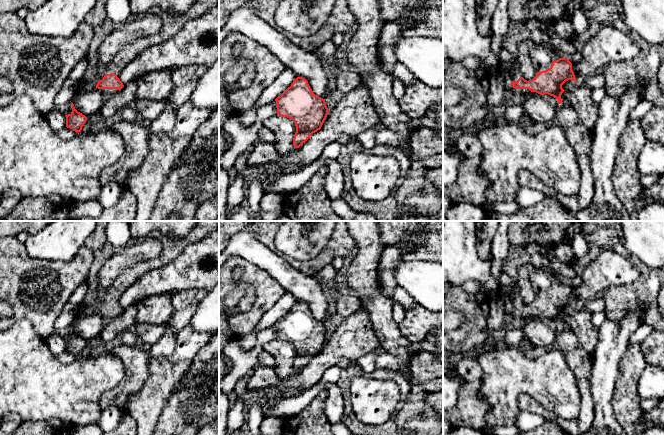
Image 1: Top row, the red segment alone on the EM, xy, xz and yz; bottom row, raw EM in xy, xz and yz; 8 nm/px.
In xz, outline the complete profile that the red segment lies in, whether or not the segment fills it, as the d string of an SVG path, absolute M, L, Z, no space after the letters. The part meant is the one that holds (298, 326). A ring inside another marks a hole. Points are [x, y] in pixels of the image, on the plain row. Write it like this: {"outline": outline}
{"outline": "M297 301L291 310L278 320L275 325L277 339L290 342L295 347L296 356L293 362L295 372L302 370L313 357L321 353L329 336L325 323L315 319L308 305L303 301Z"}

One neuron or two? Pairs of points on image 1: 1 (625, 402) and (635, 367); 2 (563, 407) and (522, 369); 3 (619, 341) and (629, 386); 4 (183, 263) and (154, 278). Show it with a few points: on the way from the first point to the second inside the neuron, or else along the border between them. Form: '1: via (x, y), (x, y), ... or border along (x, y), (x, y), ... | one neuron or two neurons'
1: via (626, 393), (628, 376) | one neuron
2: via (553, 397), (532, 378) | one neuron
3: border along (628, 347), (620, 360), (619, 373), (616, 379) | two neurons
4: via (176, 270), (172, 274), (161, 274) | one neuron

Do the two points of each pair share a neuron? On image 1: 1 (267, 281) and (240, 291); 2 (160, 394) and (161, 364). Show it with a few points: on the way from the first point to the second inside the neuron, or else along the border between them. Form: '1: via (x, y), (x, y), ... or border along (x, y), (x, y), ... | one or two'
1: via (260, 281), (249, 281), (246, 284) | one
2: via (160, 387), (161, 371) | one

